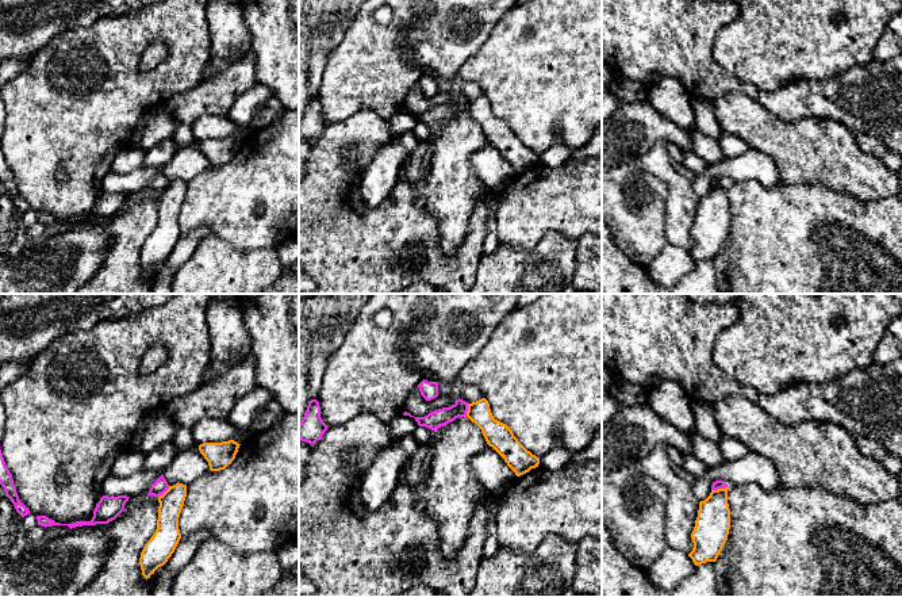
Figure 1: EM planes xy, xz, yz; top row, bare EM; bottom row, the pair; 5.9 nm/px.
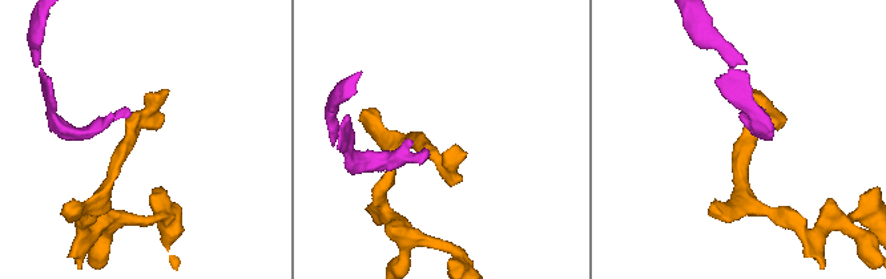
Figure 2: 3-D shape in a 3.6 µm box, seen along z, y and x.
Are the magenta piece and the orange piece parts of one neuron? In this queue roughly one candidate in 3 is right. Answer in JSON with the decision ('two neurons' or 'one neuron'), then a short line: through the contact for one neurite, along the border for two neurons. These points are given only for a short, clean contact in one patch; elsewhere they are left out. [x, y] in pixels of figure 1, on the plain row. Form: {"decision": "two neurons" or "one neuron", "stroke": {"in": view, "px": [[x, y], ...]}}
{"decision": "two neurons", "stroke": {"in": "yz", "px": [[726, 183], [711, 187]]}}

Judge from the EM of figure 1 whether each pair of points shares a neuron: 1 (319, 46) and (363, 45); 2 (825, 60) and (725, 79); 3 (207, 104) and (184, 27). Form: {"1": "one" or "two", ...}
{"1": "two", "2": "two", "3": "two"}

